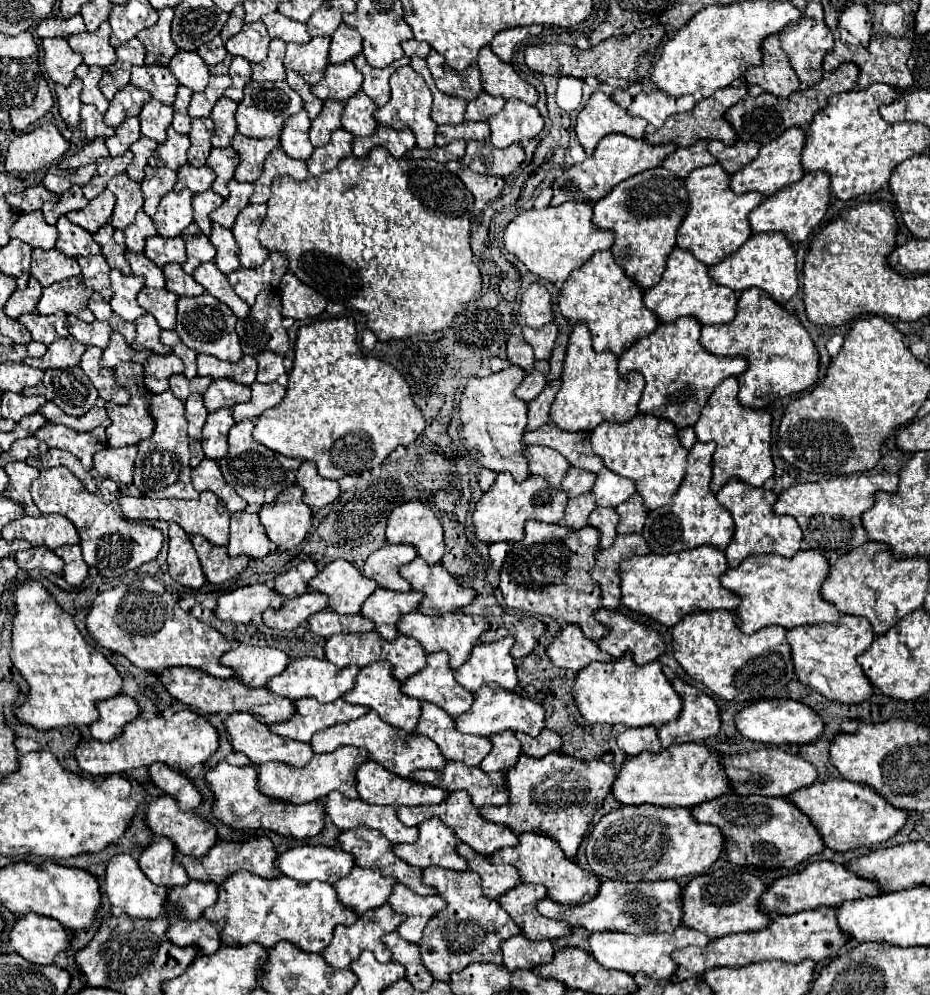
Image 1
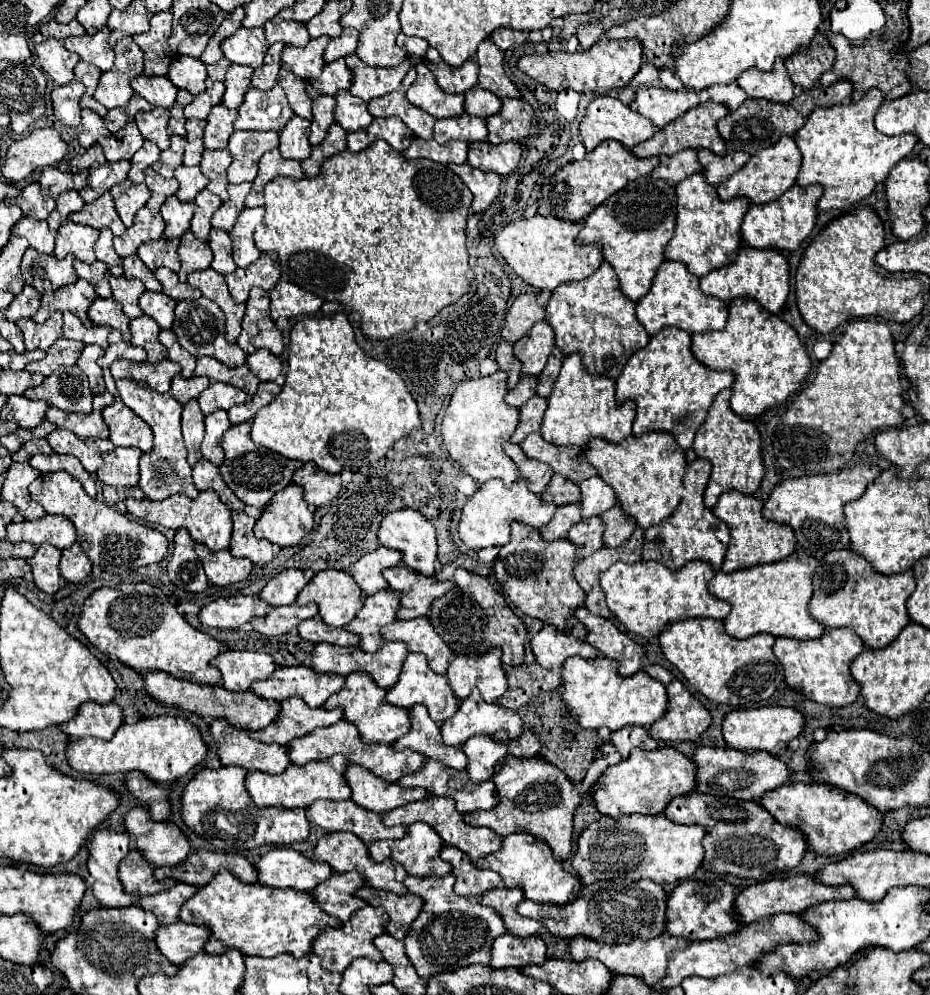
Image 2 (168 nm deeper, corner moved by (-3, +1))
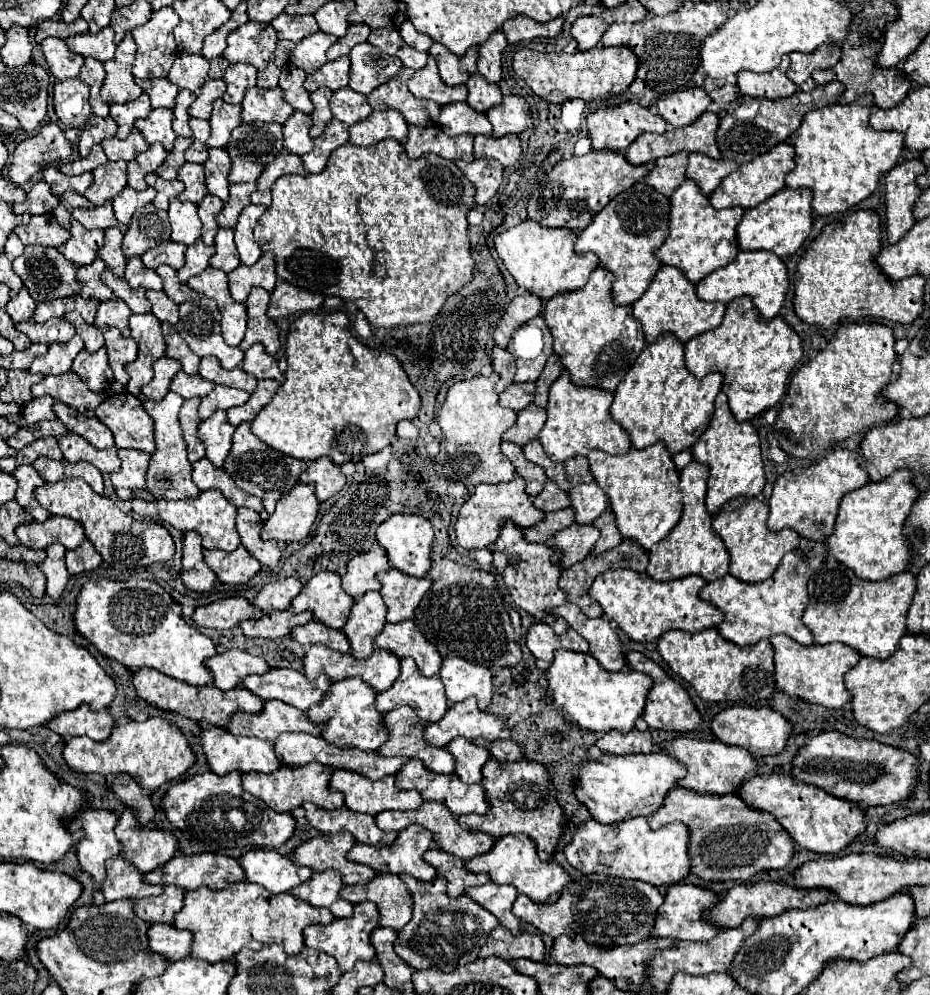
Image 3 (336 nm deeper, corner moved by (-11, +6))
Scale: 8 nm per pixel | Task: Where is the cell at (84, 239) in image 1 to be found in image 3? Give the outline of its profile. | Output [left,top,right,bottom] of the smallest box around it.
[58,220,104,266]

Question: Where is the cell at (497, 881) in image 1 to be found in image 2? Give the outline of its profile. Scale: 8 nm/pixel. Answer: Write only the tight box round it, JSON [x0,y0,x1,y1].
[440,847,502,897]

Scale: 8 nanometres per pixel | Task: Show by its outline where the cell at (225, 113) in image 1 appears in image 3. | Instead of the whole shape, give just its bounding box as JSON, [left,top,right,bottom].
[206,100,242,148]

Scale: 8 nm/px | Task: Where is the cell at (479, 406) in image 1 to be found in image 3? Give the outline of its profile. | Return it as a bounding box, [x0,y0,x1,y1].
[436,374,516,488]

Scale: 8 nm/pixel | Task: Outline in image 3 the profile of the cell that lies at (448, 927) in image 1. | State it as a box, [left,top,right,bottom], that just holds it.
[394,876,500,972]

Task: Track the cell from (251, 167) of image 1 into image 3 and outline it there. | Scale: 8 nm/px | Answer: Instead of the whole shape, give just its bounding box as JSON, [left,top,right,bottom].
[226,122,284,182]

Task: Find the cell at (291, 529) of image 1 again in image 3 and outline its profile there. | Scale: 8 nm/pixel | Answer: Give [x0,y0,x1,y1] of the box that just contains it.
[260,484,318,542]

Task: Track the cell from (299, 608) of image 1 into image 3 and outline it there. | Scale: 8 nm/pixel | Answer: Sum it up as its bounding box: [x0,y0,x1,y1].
[240,610,312,638]

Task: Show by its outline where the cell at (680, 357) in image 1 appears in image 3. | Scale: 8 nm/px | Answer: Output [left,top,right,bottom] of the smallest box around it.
[610,332,720,454]

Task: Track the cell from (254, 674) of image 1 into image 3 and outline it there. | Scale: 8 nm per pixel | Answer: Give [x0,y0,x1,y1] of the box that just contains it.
[204,650,270,690]

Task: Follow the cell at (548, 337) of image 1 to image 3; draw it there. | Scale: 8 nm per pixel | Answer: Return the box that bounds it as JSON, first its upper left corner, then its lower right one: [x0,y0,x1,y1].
[516,316,554,382]

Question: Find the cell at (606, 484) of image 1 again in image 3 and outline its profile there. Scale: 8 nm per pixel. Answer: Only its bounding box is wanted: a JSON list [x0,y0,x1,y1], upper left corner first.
[570,484,610,524]

